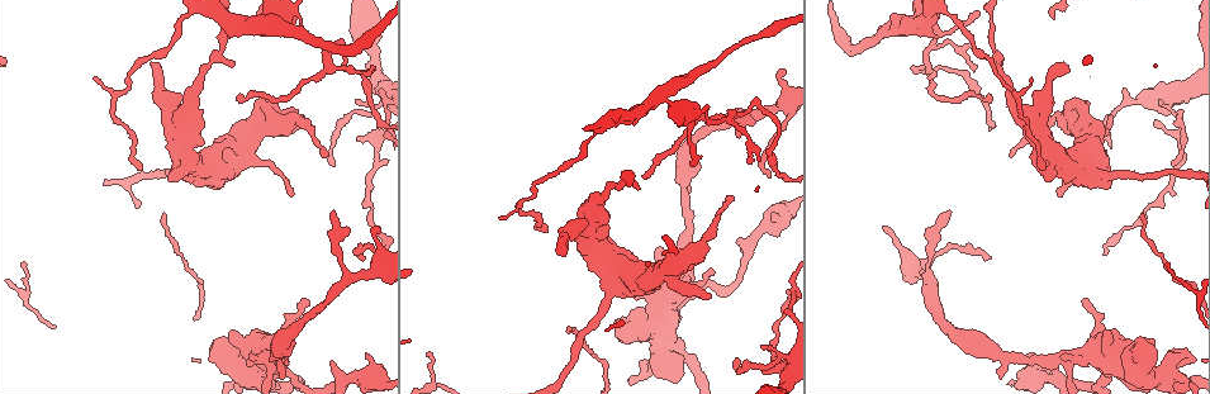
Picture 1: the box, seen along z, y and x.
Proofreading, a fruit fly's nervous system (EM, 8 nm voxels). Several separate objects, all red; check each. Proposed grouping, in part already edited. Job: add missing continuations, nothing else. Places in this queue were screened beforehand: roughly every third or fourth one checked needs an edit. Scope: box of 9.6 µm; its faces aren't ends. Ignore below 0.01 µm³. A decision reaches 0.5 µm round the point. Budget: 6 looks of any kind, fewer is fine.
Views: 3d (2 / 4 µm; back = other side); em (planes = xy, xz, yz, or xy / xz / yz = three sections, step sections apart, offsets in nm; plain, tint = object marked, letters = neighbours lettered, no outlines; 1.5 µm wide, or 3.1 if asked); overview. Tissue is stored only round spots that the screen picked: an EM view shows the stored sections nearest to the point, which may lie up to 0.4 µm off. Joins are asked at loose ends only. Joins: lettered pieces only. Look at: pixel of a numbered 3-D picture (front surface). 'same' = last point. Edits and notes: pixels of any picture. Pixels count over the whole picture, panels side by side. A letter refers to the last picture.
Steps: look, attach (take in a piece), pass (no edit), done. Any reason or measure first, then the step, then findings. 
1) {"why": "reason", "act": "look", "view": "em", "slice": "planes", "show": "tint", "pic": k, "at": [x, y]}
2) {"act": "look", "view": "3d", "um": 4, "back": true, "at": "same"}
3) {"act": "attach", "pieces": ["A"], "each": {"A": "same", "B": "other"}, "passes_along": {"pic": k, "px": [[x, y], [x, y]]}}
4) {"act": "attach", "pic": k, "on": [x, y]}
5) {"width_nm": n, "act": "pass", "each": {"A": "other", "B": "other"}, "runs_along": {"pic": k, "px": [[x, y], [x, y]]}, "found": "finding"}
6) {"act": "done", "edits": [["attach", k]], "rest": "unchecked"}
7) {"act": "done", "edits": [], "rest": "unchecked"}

{"why": "tapers out", "act": "look", "view": "em", "slice": "xz", "step": 4, "show": "letters", "pic": 1, "at": [714, 271]}

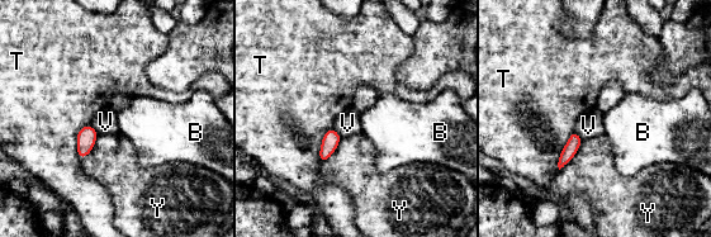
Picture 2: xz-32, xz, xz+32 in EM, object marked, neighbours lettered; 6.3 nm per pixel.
{"act": "look", "view": "em", "slice": "planes", "show": "letters", "at": "same"}

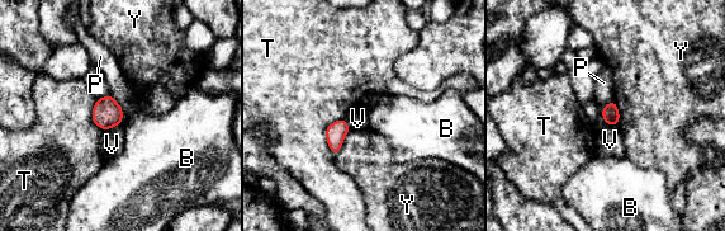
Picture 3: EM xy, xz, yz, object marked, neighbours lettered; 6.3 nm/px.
{"width_nm": 110, "act": "pass", "each": {"B": "other", "P": "other", "T": "other", "V": "other", "Y": "other"}, "border": {"pic": 3, "px": [[109, 93], [122, 109], [121, 123]]}, "found": "none of them fits"}

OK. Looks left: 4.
{"act": "look", "view": "3d", "um": 2, "pic": 1, "at": [666, 263]}

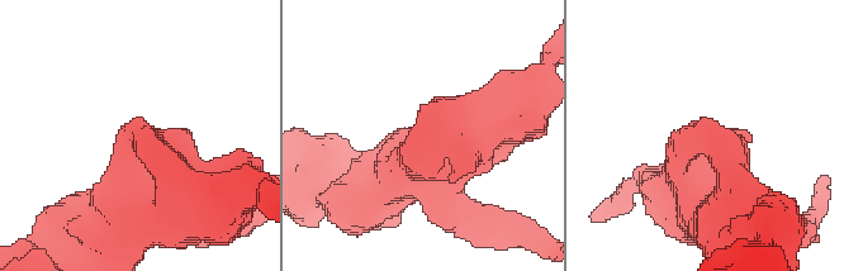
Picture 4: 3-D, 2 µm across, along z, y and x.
{"why": "now the EM", "act": "look", "view": "em", "slice": "xz", "step": 4, "show": "tint", "pic": 4, "at": [714, 123]}

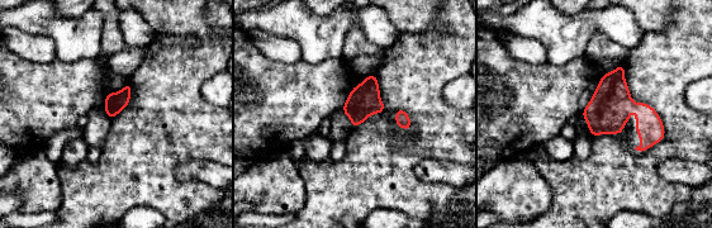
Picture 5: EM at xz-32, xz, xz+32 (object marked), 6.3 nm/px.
{"why": "another direction", "act": "look", "view": "em", "slice": "planes", "show": "letters", "at": "same"}

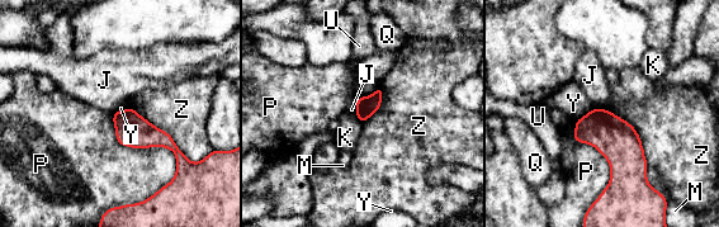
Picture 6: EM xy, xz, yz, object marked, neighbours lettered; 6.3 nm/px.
{"longest_contact_nm": ["P", 550], "act": "pass", "each": {"J": "other", "K": "other", "M": "other", "P": "other", "Q": "other", "U": "other", "Y": "other", "Z": "other"}, "found": "none of them fits"}

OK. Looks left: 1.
{"act": "done", "edits": [], "rest": "unchecked"}

